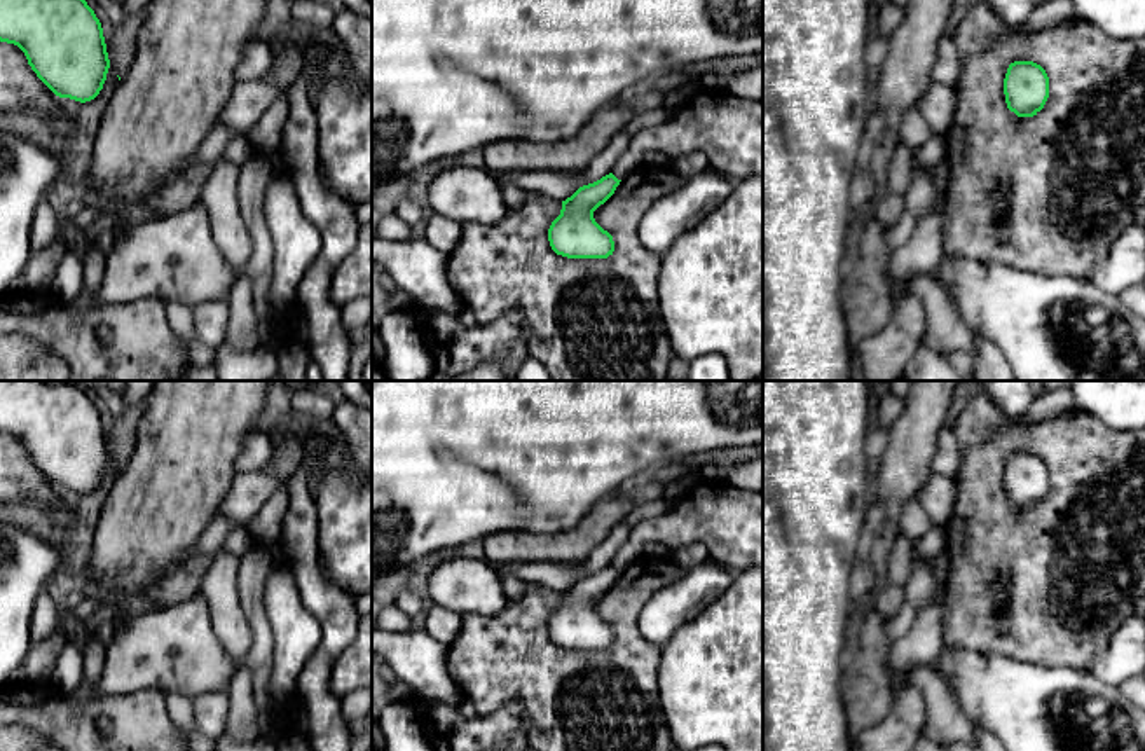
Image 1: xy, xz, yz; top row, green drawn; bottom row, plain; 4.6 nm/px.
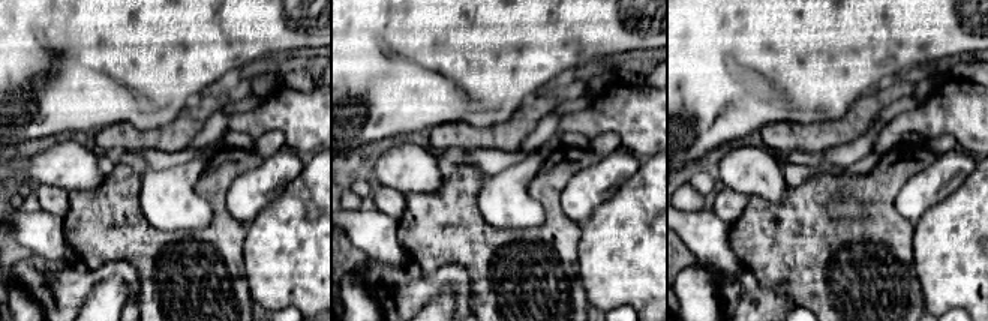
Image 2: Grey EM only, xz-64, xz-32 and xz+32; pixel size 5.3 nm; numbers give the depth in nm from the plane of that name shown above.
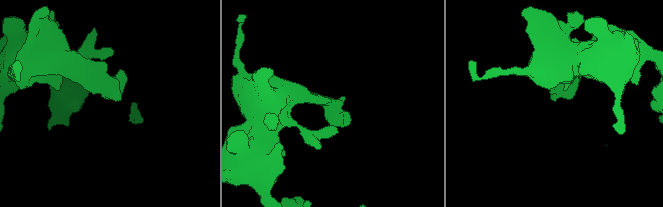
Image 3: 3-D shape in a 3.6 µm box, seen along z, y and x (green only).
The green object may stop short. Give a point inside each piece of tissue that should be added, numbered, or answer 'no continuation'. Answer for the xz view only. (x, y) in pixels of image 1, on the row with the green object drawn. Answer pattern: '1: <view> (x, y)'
1: xz (726, 130)

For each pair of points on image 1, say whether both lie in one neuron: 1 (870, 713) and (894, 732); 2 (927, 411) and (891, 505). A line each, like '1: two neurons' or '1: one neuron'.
1: two neurons
2: one neuron

